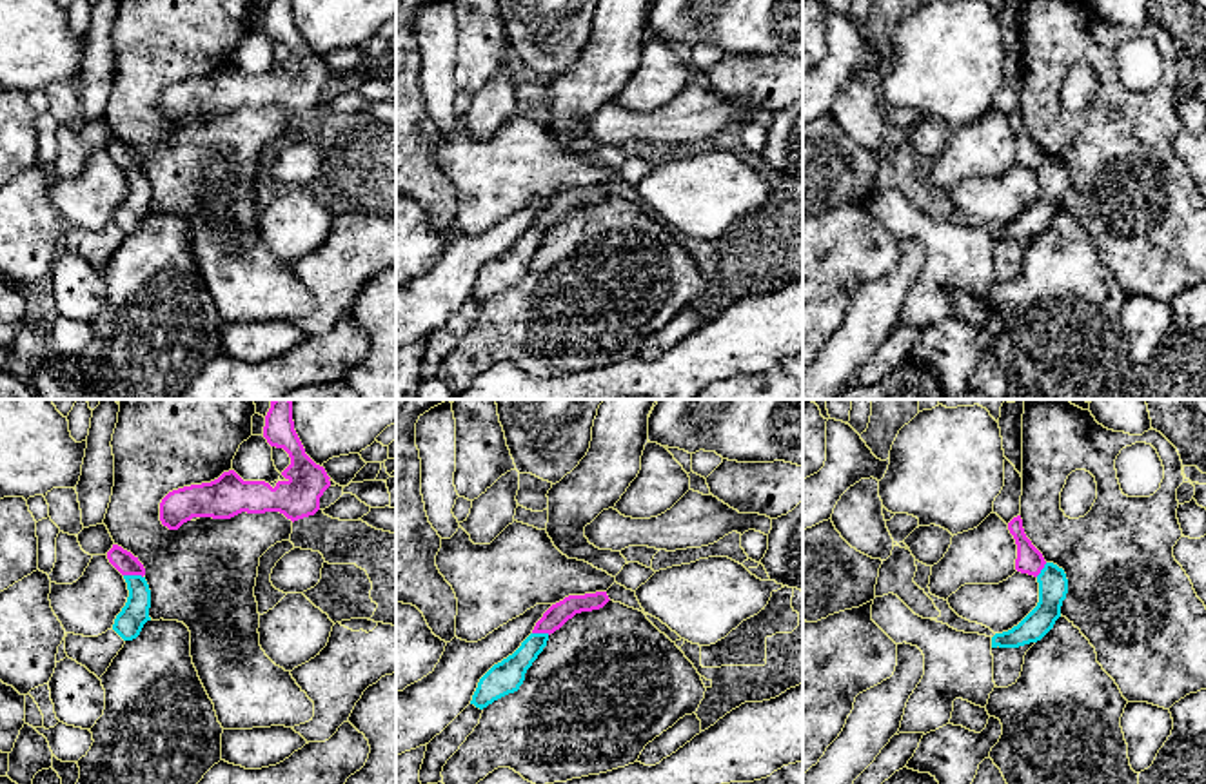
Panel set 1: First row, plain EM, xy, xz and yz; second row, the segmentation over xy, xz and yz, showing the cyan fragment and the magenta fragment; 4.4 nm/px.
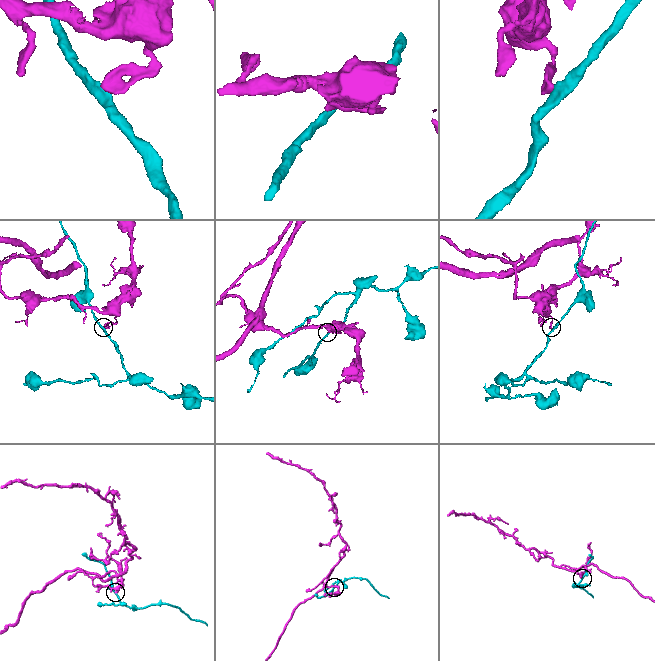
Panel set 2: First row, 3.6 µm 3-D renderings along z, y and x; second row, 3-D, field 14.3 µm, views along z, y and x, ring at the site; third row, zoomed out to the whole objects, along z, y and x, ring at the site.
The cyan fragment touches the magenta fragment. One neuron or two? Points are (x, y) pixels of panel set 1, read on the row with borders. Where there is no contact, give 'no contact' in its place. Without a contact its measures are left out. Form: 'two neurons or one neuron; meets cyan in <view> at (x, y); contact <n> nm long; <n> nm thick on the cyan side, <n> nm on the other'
two neurons; meets cyan in xy at (133, 576); contact 90 nm long; 120 nm thick on the cyan side, 100 nm on the other

